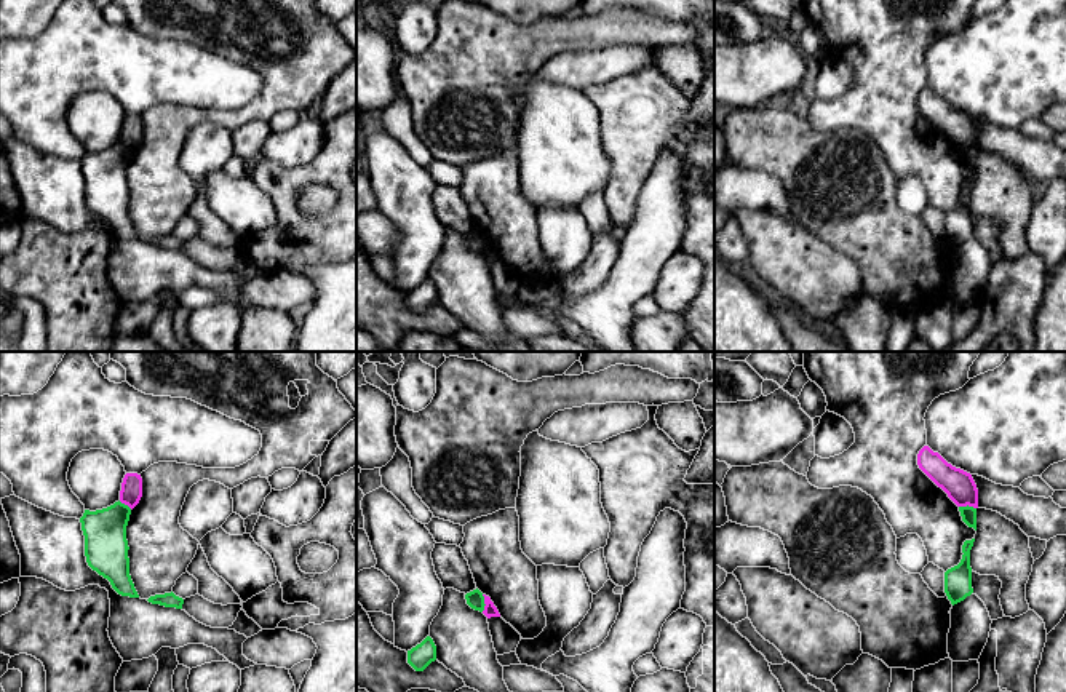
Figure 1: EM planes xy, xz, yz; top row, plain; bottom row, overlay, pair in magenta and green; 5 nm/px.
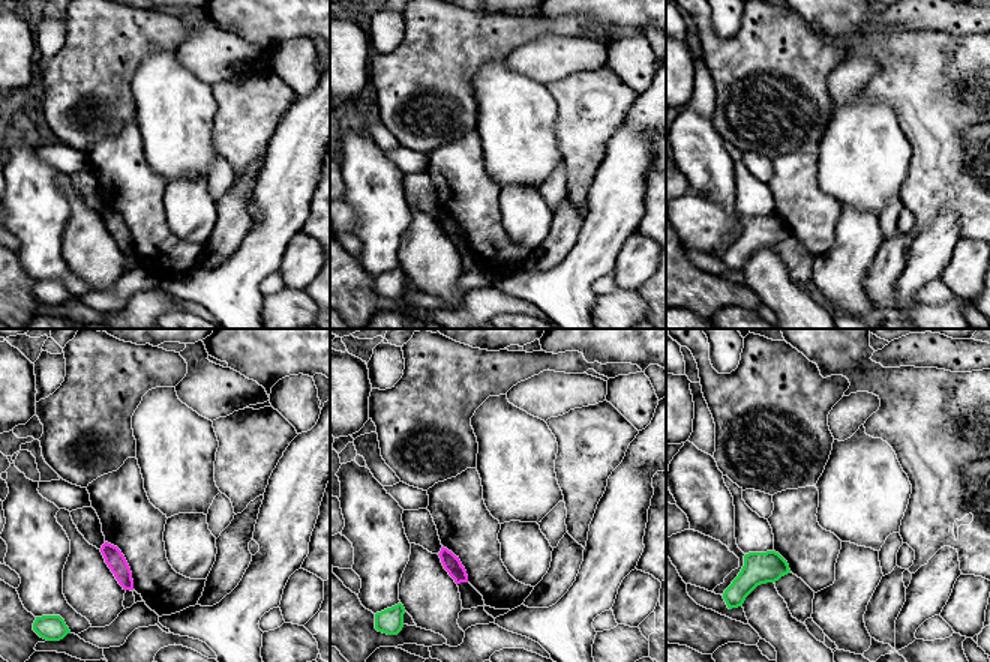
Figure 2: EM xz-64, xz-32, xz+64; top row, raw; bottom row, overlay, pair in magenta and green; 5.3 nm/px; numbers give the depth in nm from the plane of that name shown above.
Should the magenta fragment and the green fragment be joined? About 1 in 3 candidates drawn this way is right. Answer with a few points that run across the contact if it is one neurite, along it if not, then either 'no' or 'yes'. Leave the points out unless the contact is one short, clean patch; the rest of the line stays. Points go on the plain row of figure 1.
xz (481, 237), (483, 253) | no

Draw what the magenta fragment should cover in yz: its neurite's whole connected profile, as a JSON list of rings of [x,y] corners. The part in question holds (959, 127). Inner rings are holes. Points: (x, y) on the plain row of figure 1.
[[[929,88],[919,93],[917,107],[957,149],[978,150],[978,131],[970,115],[953,109]]]

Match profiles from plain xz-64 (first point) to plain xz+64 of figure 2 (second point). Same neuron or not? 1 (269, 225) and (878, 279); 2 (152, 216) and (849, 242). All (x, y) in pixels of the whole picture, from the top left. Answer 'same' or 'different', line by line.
1: different
2: different

